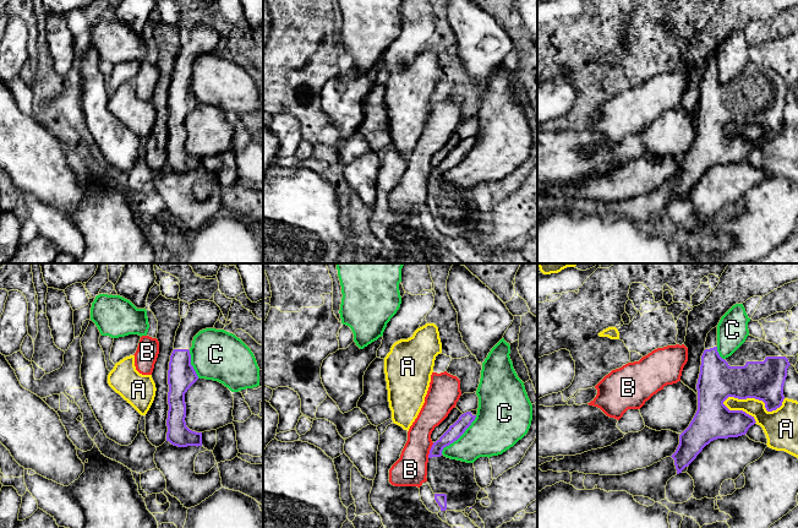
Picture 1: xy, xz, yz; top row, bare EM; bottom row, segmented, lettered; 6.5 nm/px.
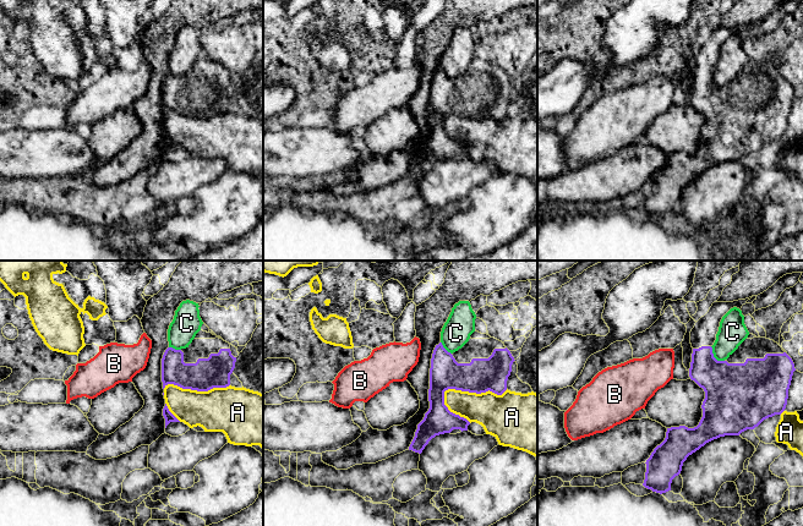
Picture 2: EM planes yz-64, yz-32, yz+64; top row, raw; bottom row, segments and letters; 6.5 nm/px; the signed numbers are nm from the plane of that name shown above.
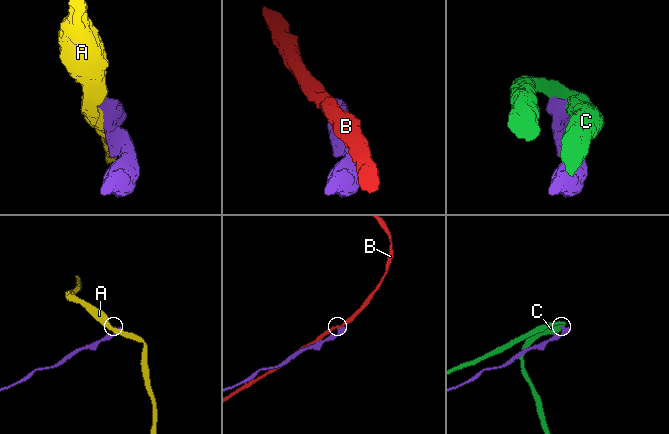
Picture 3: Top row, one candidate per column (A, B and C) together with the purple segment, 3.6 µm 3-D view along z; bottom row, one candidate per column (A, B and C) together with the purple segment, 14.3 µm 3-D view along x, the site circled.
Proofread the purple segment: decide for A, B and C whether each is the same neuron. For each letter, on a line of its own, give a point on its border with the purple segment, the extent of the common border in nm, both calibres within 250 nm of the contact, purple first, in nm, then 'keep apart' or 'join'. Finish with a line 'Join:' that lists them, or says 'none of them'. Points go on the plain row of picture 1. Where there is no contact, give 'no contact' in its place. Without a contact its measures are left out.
A: yz (756, 124) | 420 nm | 260/220 nm | keep apart
B: xz (430, 175) | 110 nm | 90/220 nm | keep apart
C: xz (459, 162) | 340 nm | 90/300 nm | keep apart
Join: none of them

